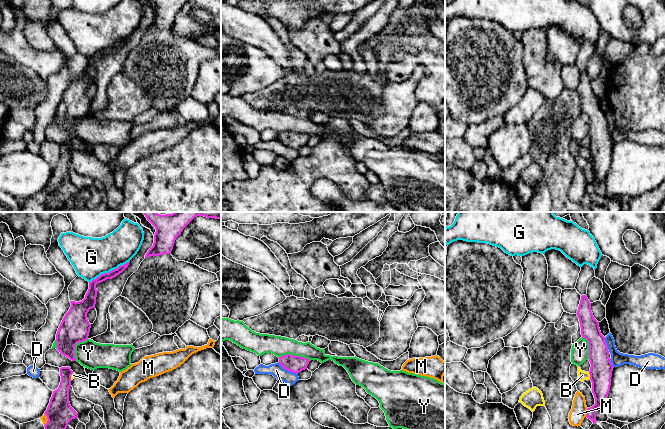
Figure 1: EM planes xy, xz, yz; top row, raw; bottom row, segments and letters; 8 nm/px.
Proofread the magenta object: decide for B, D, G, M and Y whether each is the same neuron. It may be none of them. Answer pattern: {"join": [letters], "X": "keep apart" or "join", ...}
{"join": [], "B": "keep apart", "D": "keep apart", "G": "keep apart", "M": "keep apart", "Y": "keep apart"}

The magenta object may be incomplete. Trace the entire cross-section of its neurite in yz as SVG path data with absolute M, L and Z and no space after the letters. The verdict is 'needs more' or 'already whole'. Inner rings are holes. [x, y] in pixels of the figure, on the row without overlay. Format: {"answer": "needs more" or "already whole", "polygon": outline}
{"answer": "already whole", "polygon": "M586 71L581 72L577 87L581 111L589 119L590 156L595 180L587 184L586 193L593 199L596 198L596 188L605 180L610 167L613 141L609 134L609 127L605 113L601 110L599 98L594 94L591 87L591 79Z"}

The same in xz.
{"answer": "already whole", "polygon": "M290 130L279 133L280 141L284 145L296 150L298 150L302 146L307 145L309 138L310 136L307 134L290 131Z"}

